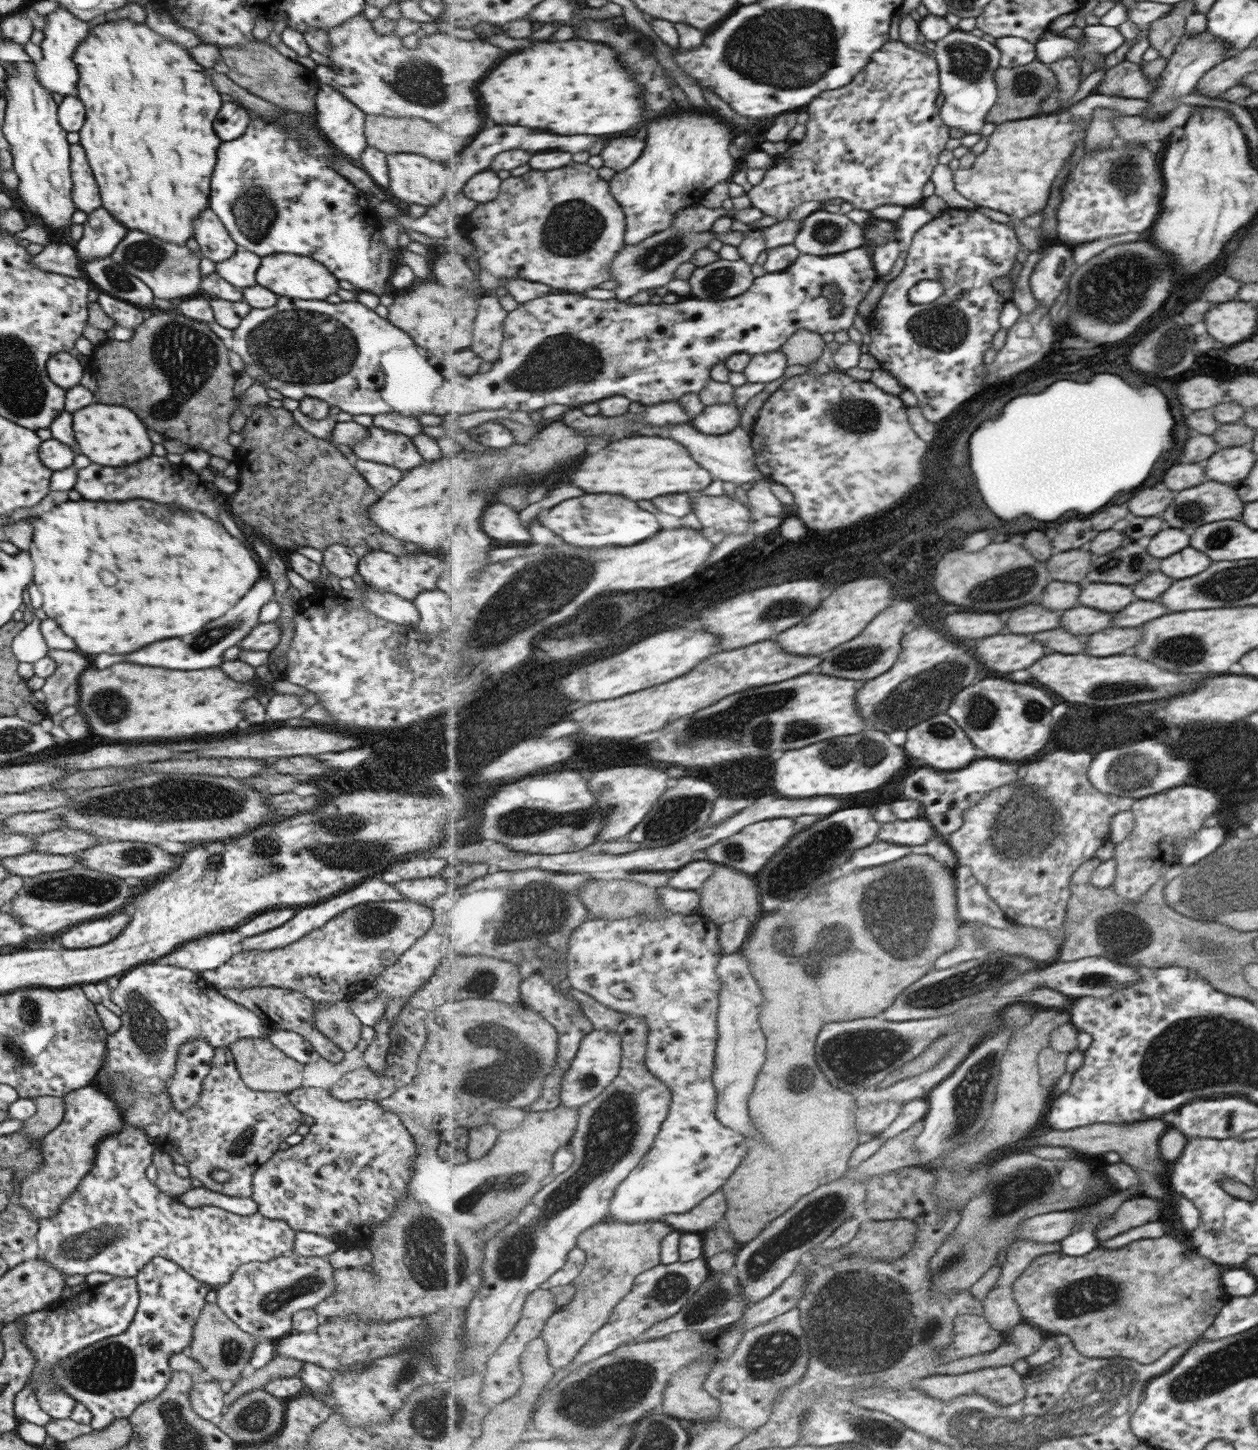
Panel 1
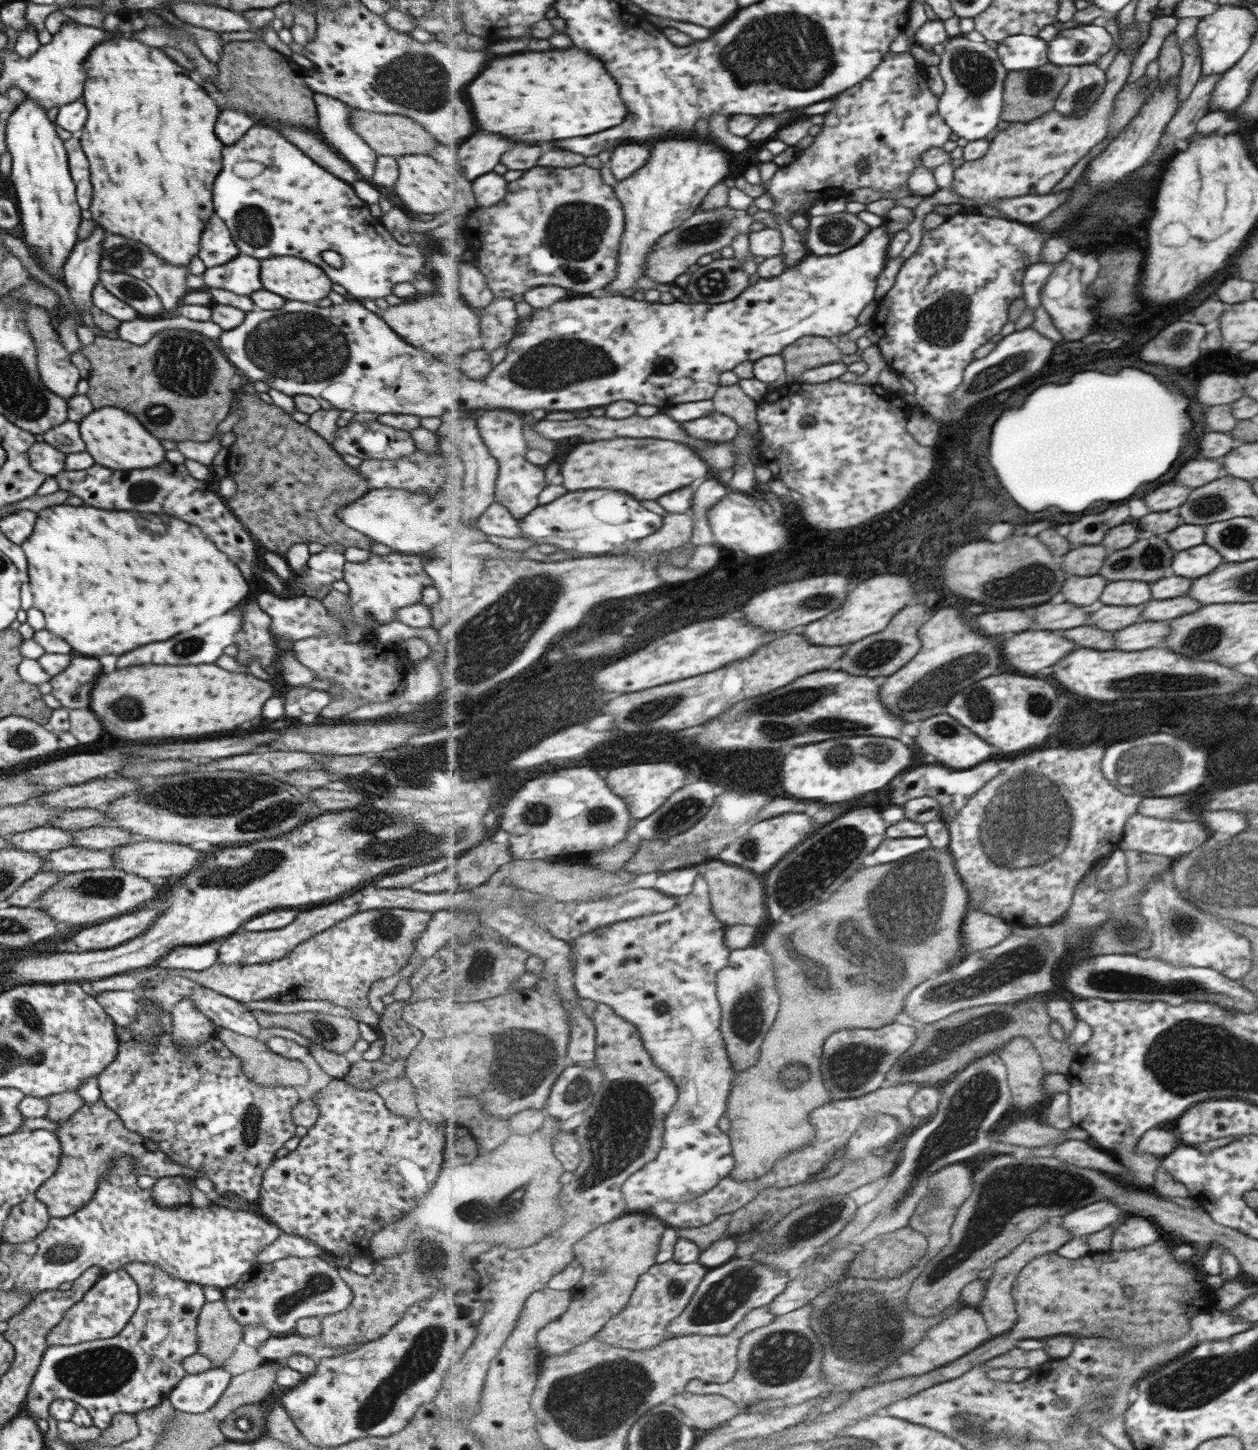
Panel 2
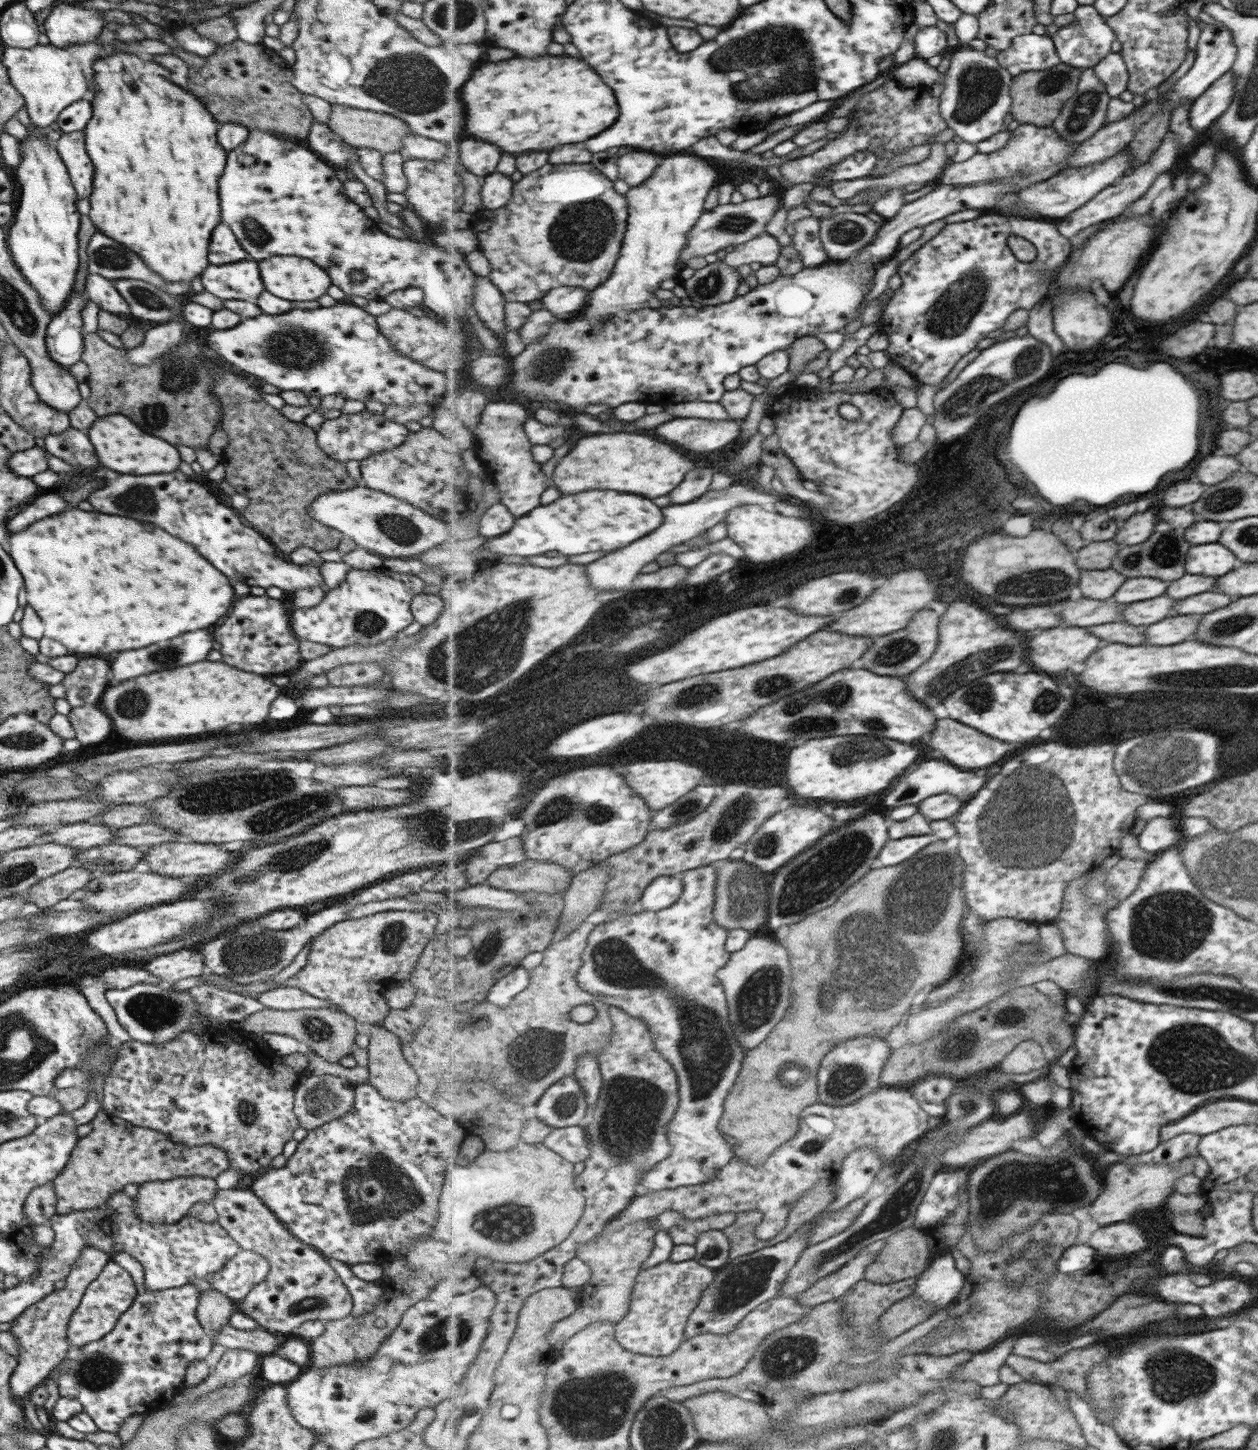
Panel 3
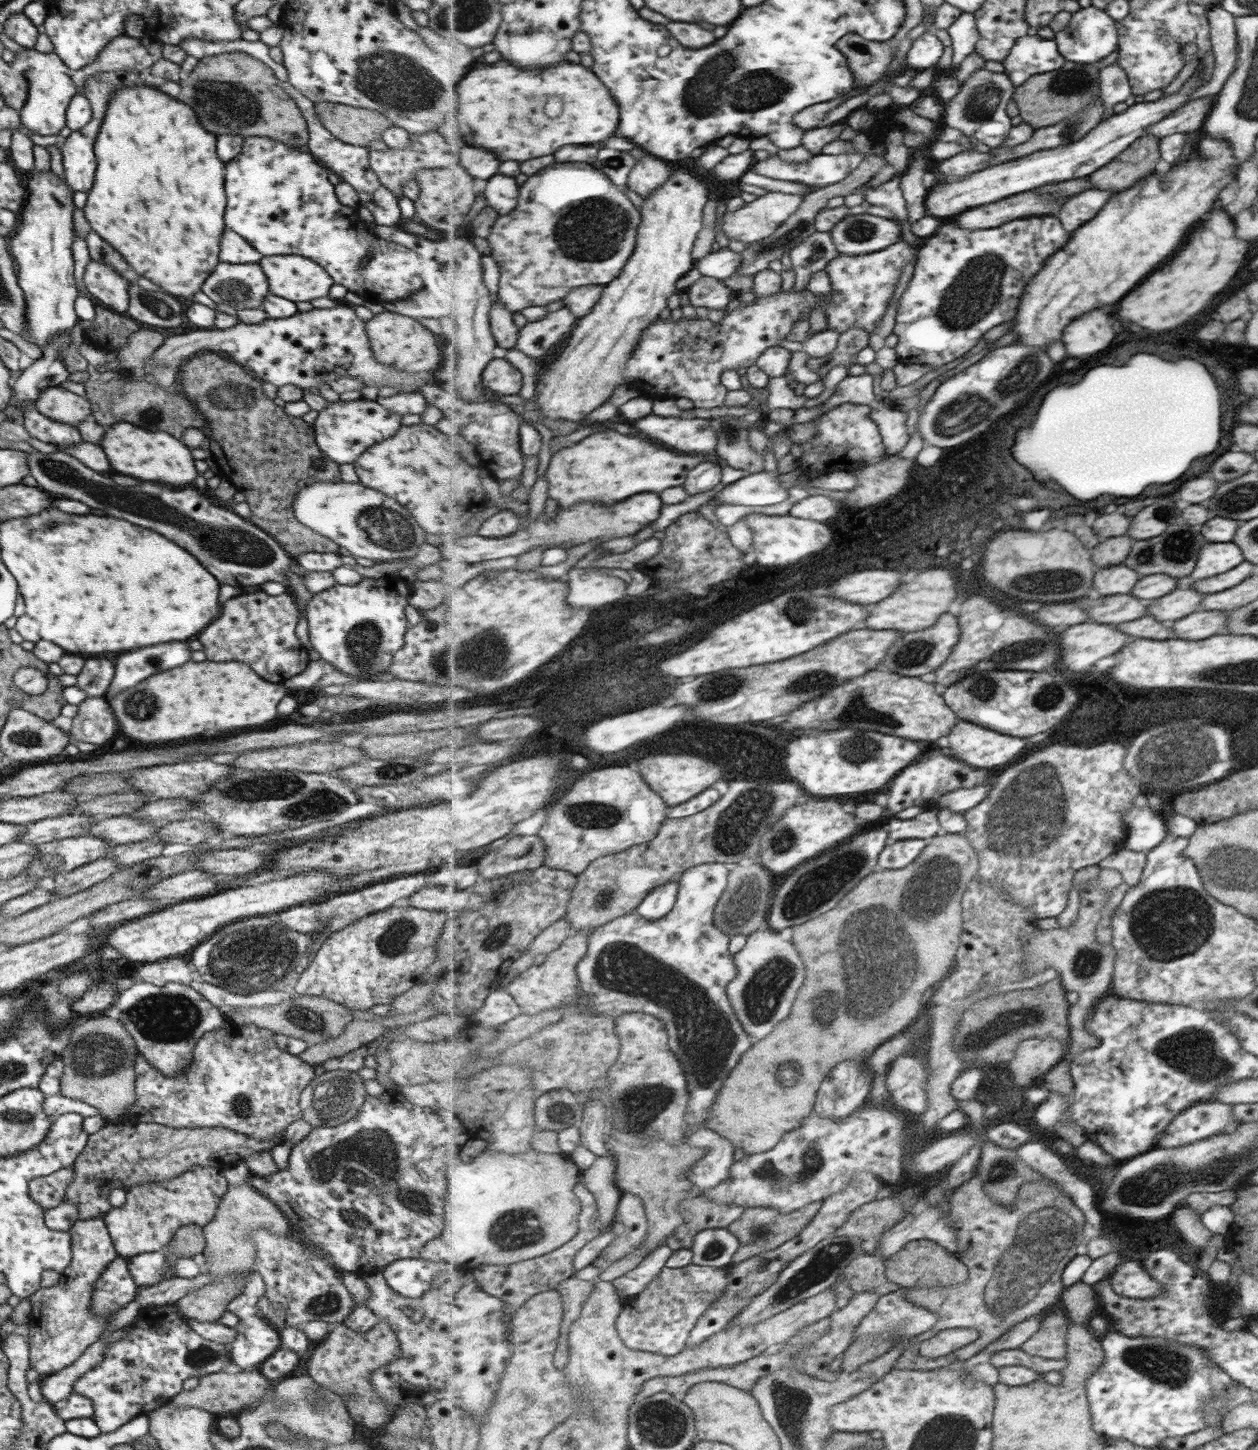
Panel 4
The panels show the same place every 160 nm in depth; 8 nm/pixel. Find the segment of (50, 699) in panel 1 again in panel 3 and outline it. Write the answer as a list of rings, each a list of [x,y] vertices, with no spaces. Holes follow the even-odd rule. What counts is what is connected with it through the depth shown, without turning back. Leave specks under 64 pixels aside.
[[[99,658],[79,660],[77,666],[64,676],[60,684],[65,689],[64,699],[69,706],[94,705],[107,684],[107,662]]]

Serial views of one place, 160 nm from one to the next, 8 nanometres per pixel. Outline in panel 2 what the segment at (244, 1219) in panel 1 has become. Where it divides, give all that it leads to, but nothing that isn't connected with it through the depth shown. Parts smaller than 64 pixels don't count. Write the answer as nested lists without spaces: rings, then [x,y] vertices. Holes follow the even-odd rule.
[[[121,1156],[121,1158],[117,1158],[117,1160],[113,1162],[113,1167],[115,1168],[111,1168],[108,1175],[105,1175],[98,1180],[99,1184],[97,1184],[97,1190],[95,1190],[95,1194],[91,1196],[91,1200],[89,1200],[87,1204],[83,1205],[79,1210],[72,1212],[69,1216],[64,1216],[63,1218],[50,1217],[47,1221],[46,1227],[34,1238],[34,1243],[37,1245],[37,1248],[34,1254],[31,1255],[31,1260],[23,1266],[21,1273],[15,1277],[12,1285],[14,1291],[17,1291],[18,1294],[31,1293],[32,1296],[35,1296],[35,1294],[43,1293],[47,1289],[57,1289],[57,1286],[59,1286],[61,1282],[74,1281],[79,1275],[87,1271],[87,1268],[99,1267],[103,1273],[109,1273],[111,1271],[123,1269],[123,1266],[130,1263],[153,1264],[153,1266],[157,1266],[159,1270],[163,1270],[163,1272],[170,1274],[179,1280],[191,1281],[195,1284],[200,1284],[201,1286],[205,1286],[205,1284],[216,1286],[218,1289],[222,1290],[225,1287],[235,1284],[235,1281],[243,1273],[247,1272],[248,1267],[253,1267],[258,1252],[268,1244],[271,1244],[282,1233],[277,1225],[271,1223],[264,1216],[255,1214],[255,1211],[240,1211],[239,1209],[228,1209],[217,1205],[193,1208],[190,1204],[186,1204],[165,1208],[159,1204],[155,1204],[153,1198],[151,1198],[151,1189],[141,1190],[141,1188],[137,1186],[138,1174],[133,1171],[133,1165],[135,1165],[135,1160],[133,1160],[131,1156]]]

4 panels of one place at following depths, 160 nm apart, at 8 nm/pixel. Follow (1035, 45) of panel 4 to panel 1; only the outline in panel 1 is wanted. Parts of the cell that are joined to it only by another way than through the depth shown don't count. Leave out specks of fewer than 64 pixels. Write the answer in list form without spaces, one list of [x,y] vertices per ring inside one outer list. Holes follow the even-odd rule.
[[[1005,36],[996,39],[995,44],[1002,52],[1000,66],[1003,68],[1025,66],[1025,64],[1038,60],[1035,44],[1025,40],[1025,38]]]

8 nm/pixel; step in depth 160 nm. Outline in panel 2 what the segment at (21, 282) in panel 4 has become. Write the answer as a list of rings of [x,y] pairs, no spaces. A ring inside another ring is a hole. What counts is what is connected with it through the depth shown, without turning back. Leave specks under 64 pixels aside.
[[[27,96],[10,114],[5,115],[4,119],[4,143],[11,159],[9,180],[15,188],[19,225],[22,232],[20,240],[25,244],[37,265],[53,280],[59,282],[62,278],[62,266],[65,259],[73,245],[78,242],[76,231],[81,220],[79,217],[81,209],[75,199],[75,187],[70,178],[63,141],[55,132],[53,122],[47,118],[46,110]]]

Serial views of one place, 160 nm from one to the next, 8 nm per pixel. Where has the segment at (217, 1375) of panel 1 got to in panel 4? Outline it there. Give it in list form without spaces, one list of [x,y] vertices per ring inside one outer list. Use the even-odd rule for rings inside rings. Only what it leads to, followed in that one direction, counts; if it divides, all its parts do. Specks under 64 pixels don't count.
[[[247,1178],[241,1184],[227,1185],[225,1195],[221,1197],[221,1201],[217,1203],[216,1213],[213,1218],[202,1226],[204,1236],[203,1258],[207,1271],[204,1275],[211,1275],[212,1282],[202,1283],[196,1290],[188,1292],[185,1296],[179,1298],[174,1303],[178,1311],[186,1318],[196,1320],[197,1322],[210,1322],[214,1323],[225,1311],[228,1302],[240,1293],[240,1284],[238,1278],[242,1277],[245,1273],[255,1272],[255,1254],[254,1246],[250,1241],[248,1229],[243,1228],[243,1222],[251,1222],[253,1226],[261,1226],[267,1229],[270,1233],[275,1233],[277,1236],[289,1235],[292,1227],[284,1214],[269,1200],[259,1195],[251,1185],[249,1185]]]

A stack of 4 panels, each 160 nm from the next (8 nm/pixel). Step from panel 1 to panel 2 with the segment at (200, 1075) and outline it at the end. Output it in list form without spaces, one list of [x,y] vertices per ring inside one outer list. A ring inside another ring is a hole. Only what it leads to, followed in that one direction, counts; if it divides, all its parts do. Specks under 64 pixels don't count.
[[[184,998],[177,1004],[174,1004],[170,1009],[172,1022],[172,1044],[178,1050],[192,1050],[193,1046],[199,1046],[208,1034],[210,1021],[202,1012],[196,1010],[190,998]]]

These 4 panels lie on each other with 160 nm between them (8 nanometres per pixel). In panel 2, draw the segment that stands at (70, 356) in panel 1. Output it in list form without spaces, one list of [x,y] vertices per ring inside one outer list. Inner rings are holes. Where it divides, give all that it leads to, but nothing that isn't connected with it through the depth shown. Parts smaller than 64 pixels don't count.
[[[17,288],[6,292],[5,298],[7,303],[5,306],[15,310],[20,314],[20,319],[25,319],[25,326],[30,330],[36,348],[36,367],[39,373],[40,381],[45,385],[48,391],[51,391],[59,398],[67,400],[76,394],[75,384],[79,382],[80,376],[74,364],[71,364],[70,354],[63,348],[59,342],[59,337],[55,332],[54,321],[45,313],[45,309],[37,307],[37,305],[25,305],[19,301],[19,296],[16,294]]]

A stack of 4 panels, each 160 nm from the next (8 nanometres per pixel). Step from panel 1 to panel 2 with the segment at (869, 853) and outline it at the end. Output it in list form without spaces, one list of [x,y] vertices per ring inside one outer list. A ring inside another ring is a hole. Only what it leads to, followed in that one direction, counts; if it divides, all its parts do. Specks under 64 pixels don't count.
[[[920,836],[919,838],[894,838],[885,839],[875,852],[863,859],[862,866],[874,867],[887,863],[901,862],[907,856],[918,854],[921,850],[931,848],[929,838]]]

